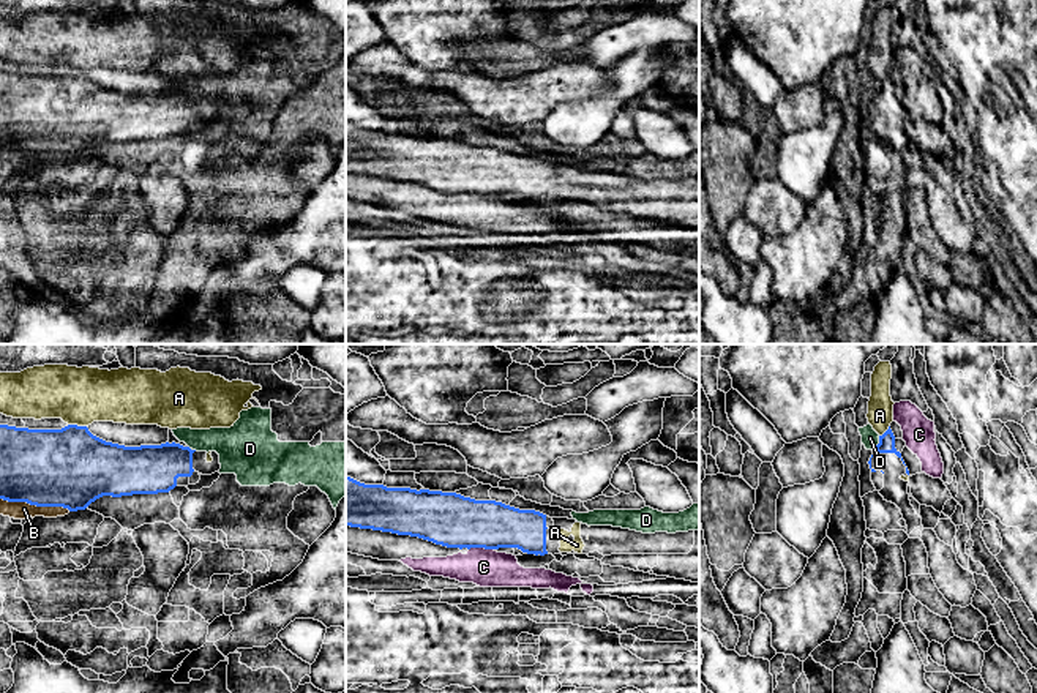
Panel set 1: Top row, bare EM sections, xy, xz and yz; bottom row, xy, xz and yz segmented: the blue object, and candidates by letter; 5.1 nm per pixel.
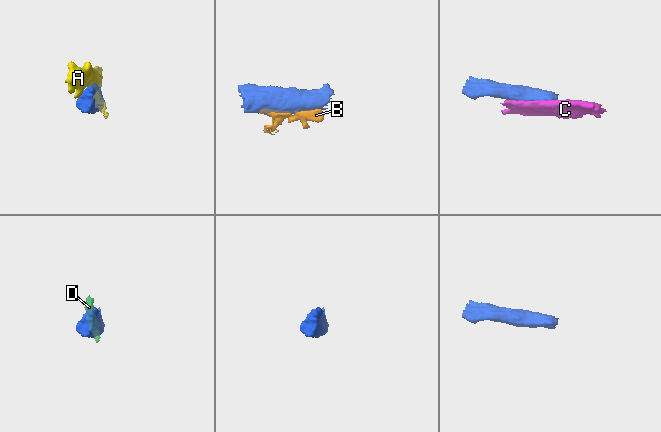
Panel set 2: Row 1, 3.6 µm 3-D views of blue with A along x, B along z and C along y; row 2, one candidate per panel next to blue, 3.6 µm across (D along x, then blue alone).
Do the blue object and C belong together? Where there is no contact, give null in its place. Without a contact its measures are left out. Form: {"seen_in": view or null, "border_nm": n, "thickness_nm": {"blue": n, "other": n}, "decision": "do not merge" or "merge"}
{"seen_in": "xz", "border_nm": 130, "thickness_nm": {"blue": 280, "other": 190}, "decision": "do not merge"}

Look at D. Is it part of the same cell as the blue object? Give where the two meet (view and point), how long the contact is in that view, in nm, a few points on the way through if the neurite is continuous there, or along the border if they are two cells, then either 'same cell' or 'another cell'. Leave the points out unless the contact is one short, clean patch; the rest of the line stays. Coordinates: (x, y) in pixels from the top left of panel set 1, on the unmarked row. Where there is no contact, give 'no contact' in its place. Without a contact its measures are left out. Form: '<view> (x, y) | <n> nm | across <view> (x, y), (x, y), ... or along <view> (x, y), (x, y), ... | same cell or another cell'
yz (878, 90) | 90 nm | along yz (879, 82), (873, 97) | another cell

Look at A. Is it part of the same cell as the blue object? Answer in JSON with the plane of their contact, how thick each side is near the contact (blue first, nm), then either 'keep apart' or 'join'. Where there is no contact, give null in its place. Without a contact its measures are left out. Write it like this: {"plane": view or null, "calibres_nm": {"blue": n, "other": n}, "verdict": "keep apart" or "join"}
{"plane": "xy", "calibres_nm": {"blue": 400, "other": 280}, "verdict": "keep apart"}

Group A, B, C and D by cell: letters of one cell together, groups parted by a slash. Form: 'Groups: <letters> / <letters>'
Groups: A / B D / C

